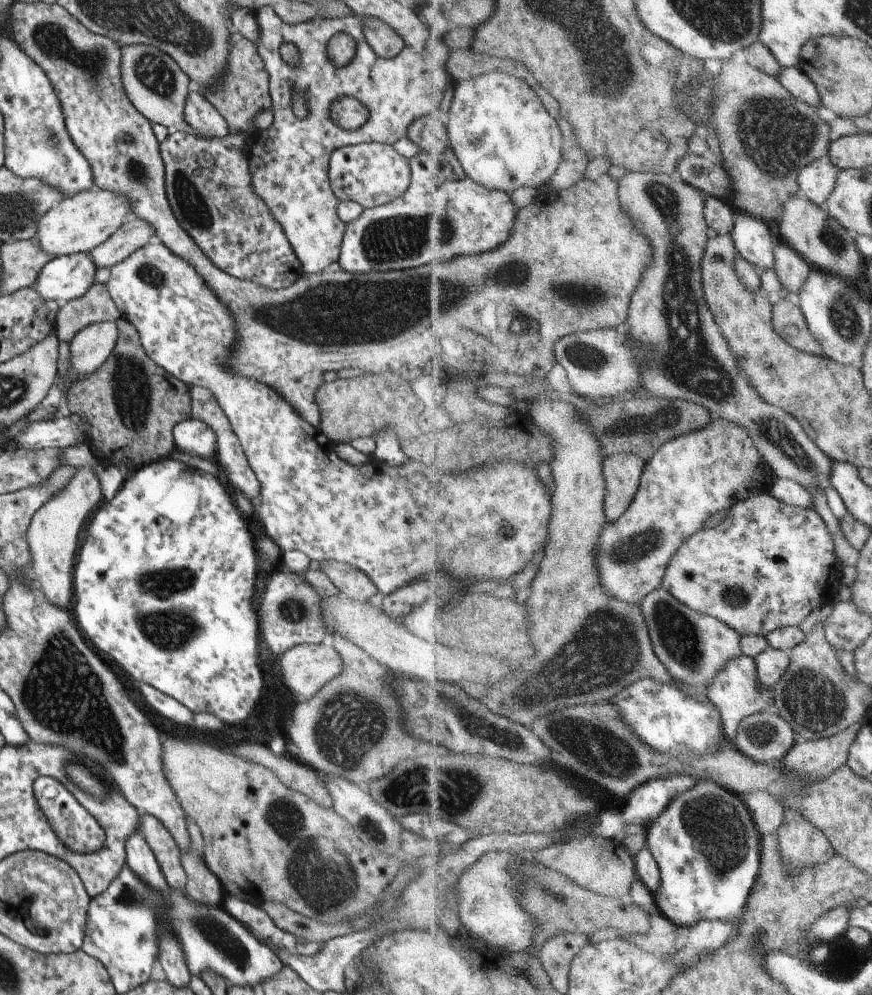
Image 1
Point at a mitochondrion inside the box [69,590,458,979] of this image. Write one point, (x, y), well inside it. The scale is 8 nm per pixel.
(319, 874)

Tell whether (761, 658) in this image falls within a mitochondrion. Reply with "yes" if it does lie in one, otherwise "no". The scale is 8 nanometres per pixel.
no

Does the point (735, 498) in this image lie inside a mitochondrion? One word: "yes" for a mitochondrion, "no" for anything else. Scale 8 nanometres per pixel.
no

